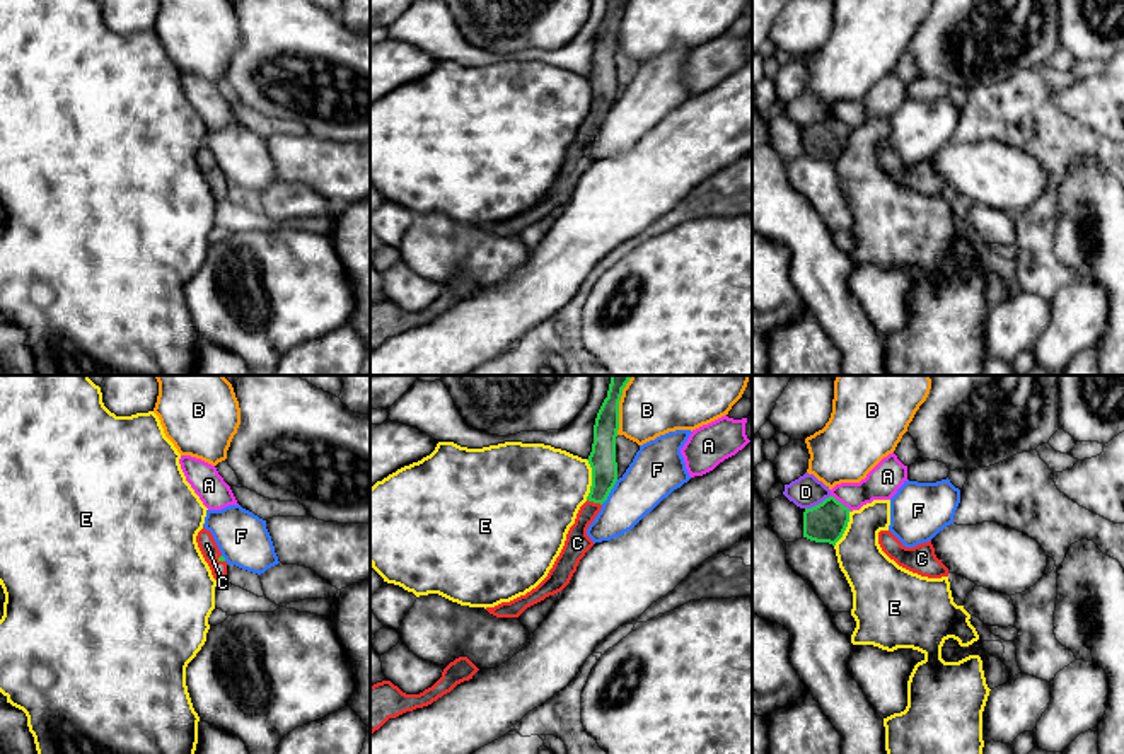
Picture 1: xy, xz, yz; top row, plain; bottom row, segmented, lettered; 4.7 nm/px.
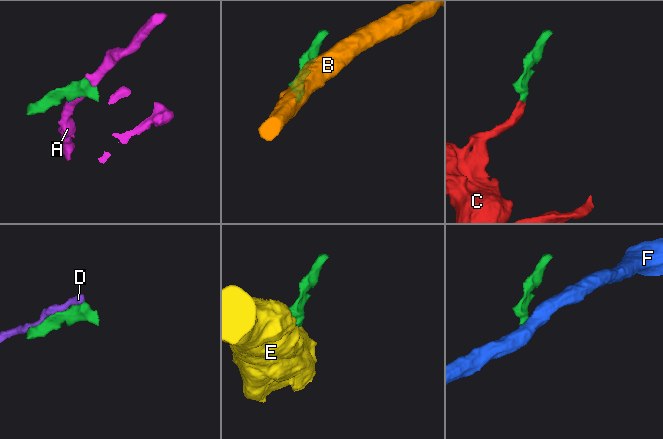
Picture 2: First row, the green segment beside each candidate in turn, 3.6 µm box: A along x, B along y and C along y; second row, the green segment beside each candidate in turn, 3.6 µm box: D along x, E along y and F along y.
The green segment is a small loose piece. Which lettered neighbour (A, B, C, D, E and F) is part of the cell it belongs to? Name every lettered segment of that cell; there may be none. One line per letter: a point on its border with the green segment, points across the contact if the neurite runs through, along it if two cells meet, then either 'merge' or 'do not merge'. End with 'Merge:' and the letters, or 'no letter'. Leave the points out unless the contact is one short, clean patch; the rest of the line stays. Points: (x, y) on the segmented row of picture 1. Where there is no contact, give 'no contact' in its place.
A: yz (840, 502) | along yz (831, 495), (851, 510) | do not merge
B: xz (618, 405) | do not merge
C: xz (594, 502) | across xz (602, 458), (602, 483), (594, 502), (577, 533), (577, 543) | merge
D: yz (819, 504) | do not merge
E: xz (592, 480) | along xz (585, 459), (590, 468), (590, 492), (587, 498) | do not merge
F: xz (609, 492) | along xz (618, 480), (601, 504) | do not merge
Merge: C

